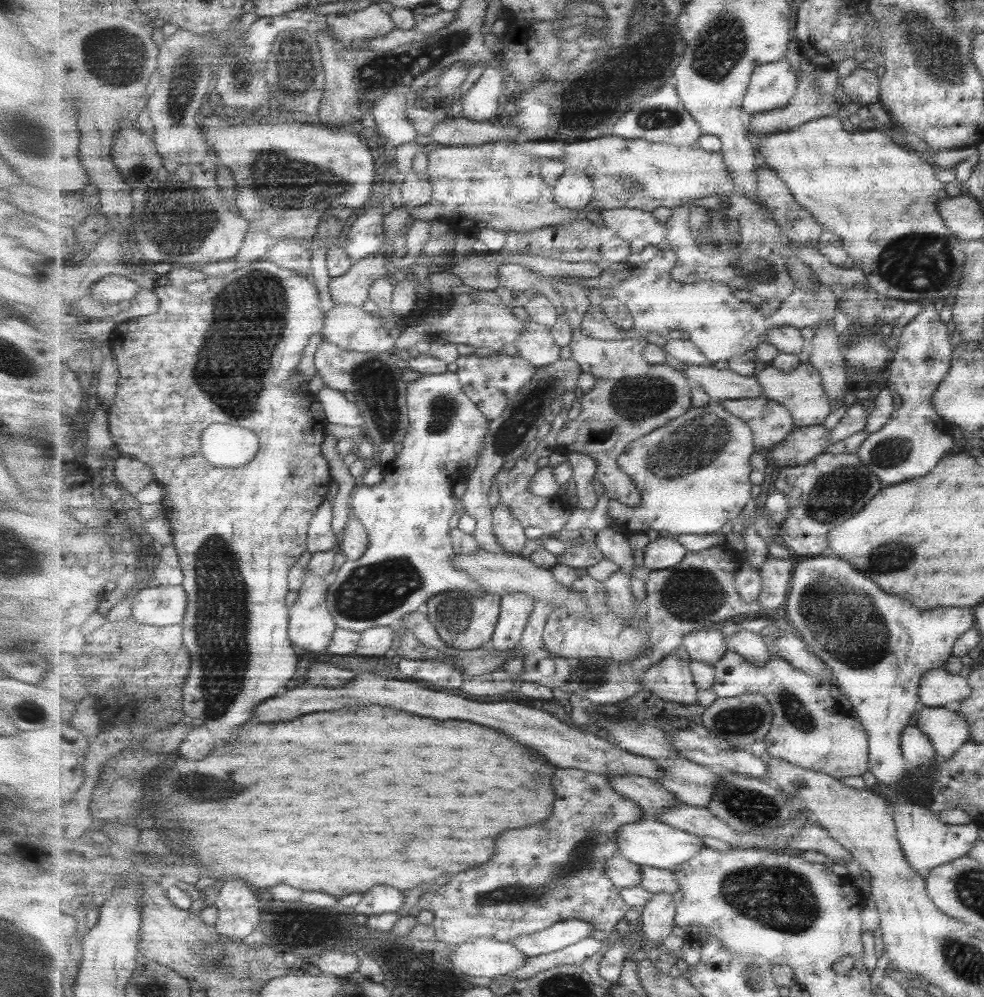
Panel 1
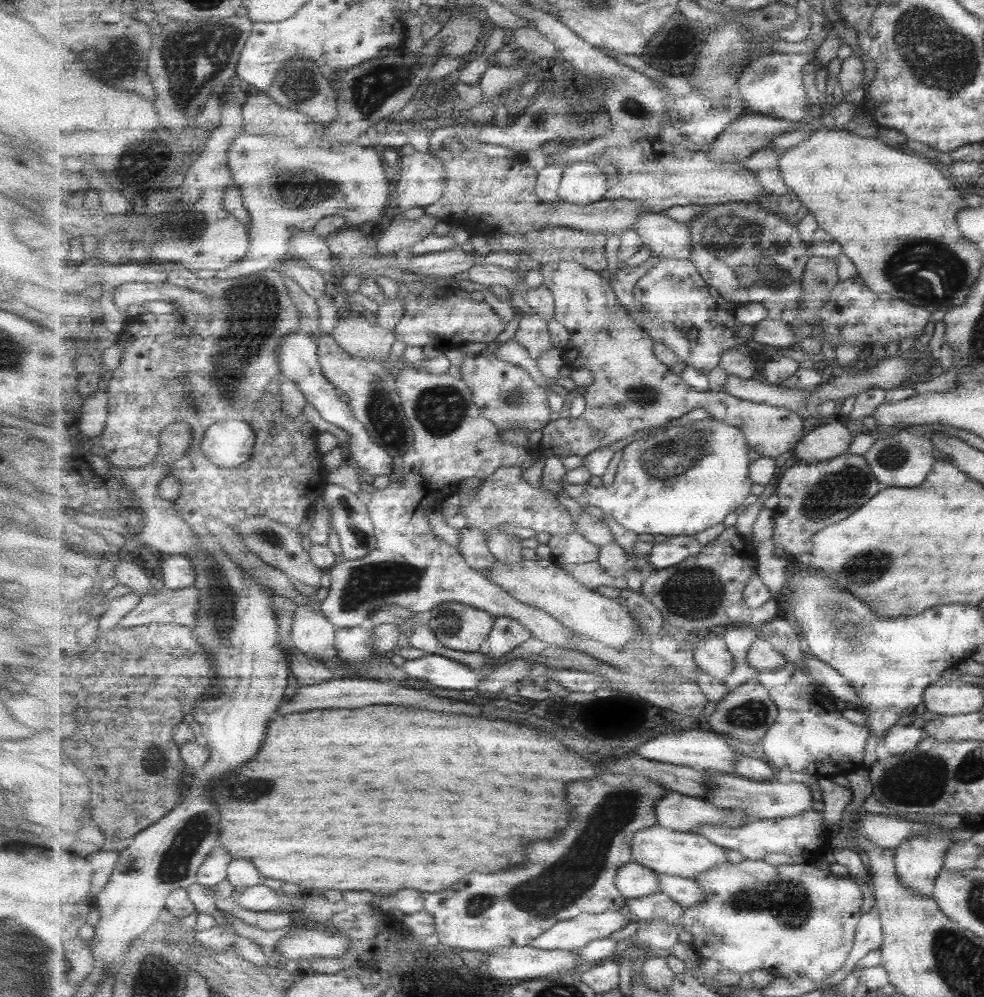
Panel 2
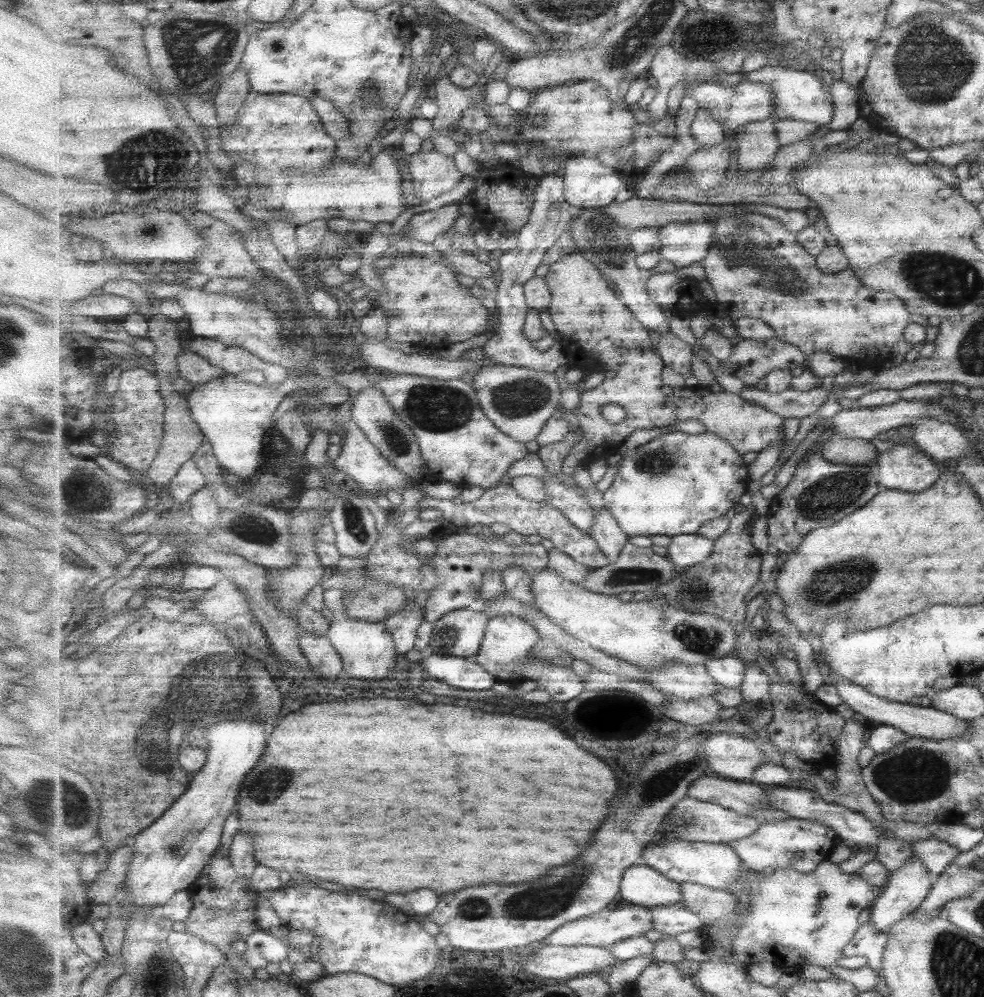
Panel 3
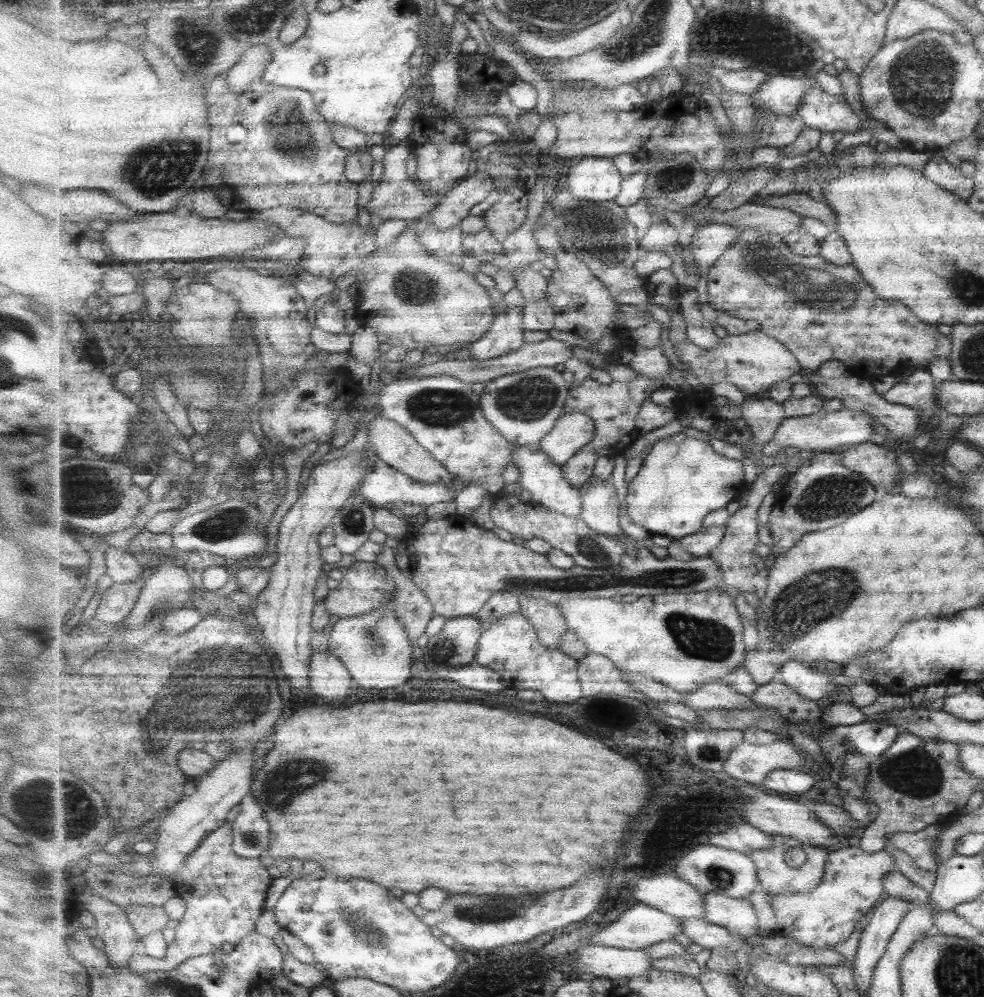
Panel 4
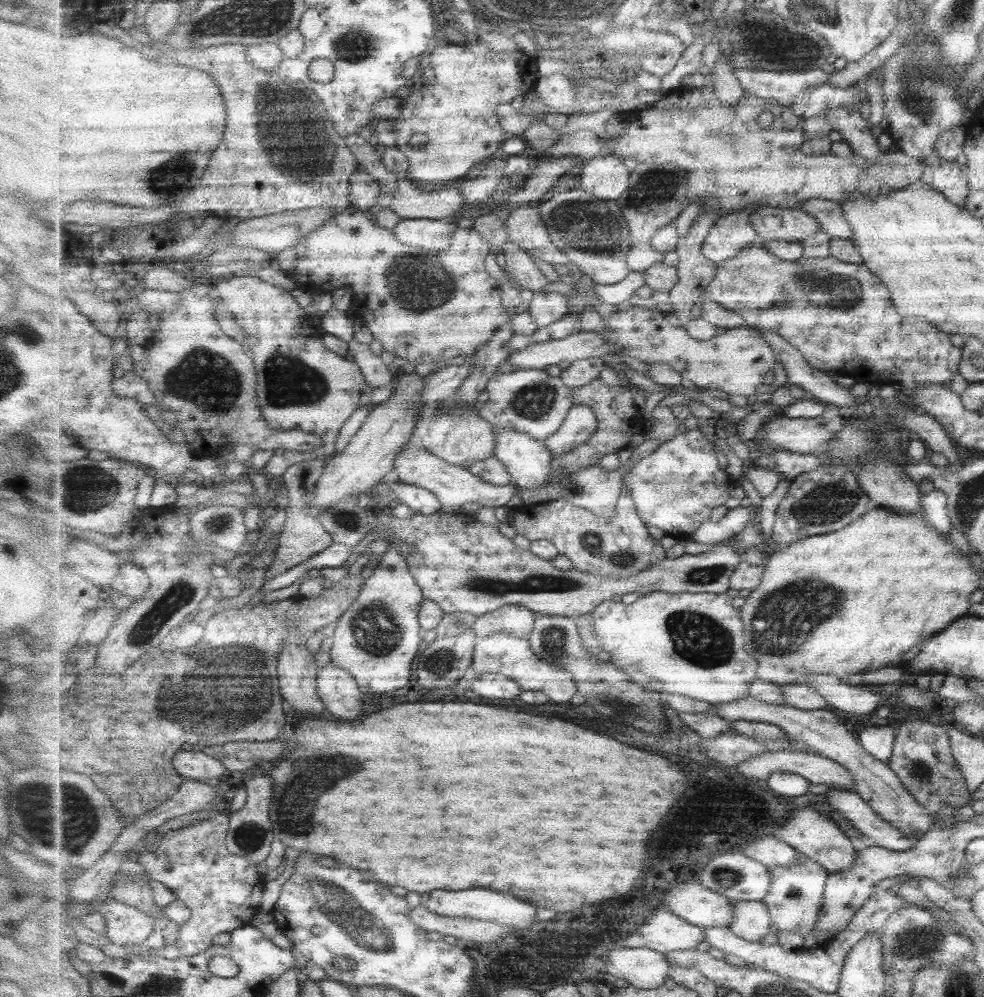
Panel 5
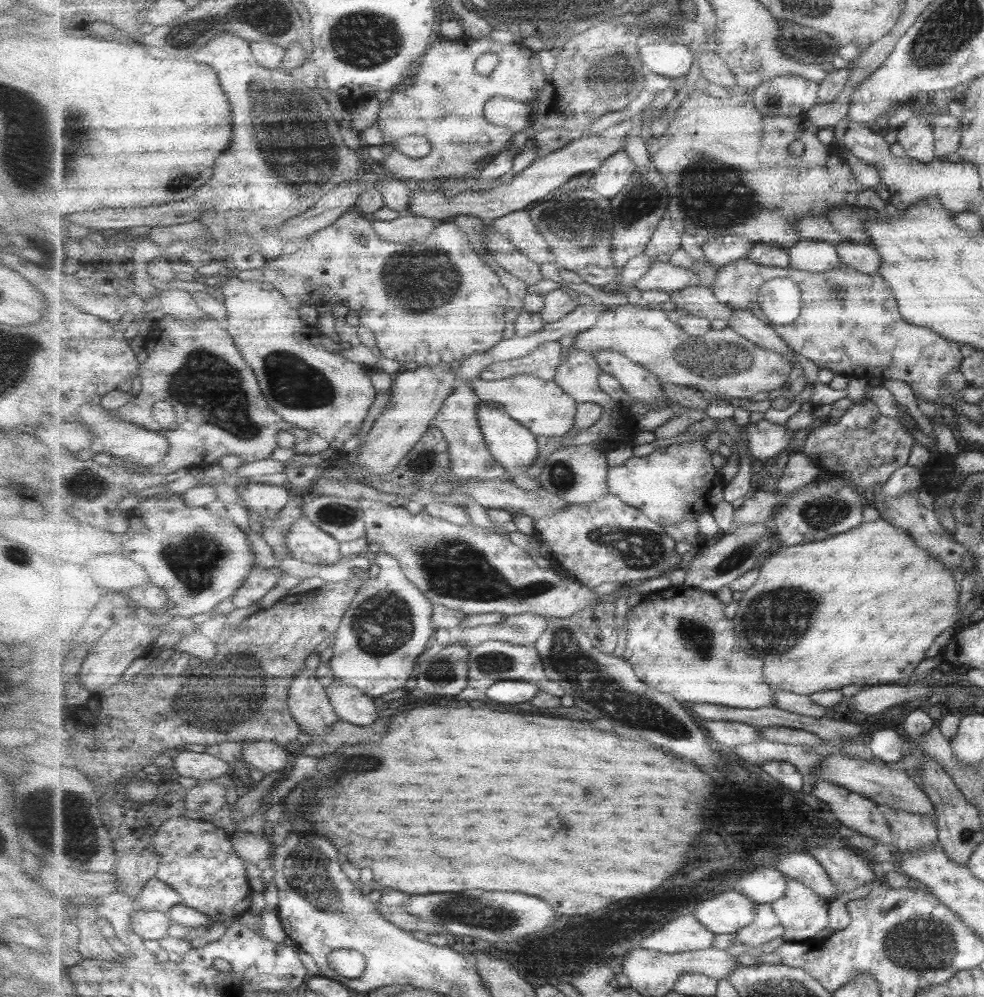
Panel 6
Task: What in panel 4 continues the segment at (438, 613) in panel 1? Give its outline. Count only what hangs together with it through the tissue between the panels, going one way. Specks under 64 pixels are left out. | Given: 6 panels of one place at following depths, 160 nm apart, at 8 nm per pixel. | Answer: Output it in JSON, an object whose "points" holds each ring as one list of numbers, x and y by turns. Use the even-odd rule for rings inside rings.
{"points":[[477,616,450,618,437,636,431,638,427,654,431,660,445,668,459,668,474,664,483,624]]}

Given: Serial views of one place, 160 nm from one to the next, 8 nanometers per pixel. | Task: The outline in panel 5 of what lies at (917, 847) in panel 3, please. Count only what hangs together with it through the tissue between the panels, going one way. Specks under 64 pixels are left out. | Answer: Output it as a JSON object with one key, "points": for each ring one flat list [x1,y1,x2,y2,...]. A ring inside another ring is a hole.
{"points":[[831,788,825,796,831,802,831,808,863,835,875,841,877,846,890,851,906,851,919,840,916,836,907,836,898,828,883,820,859,794,849,790]]}

